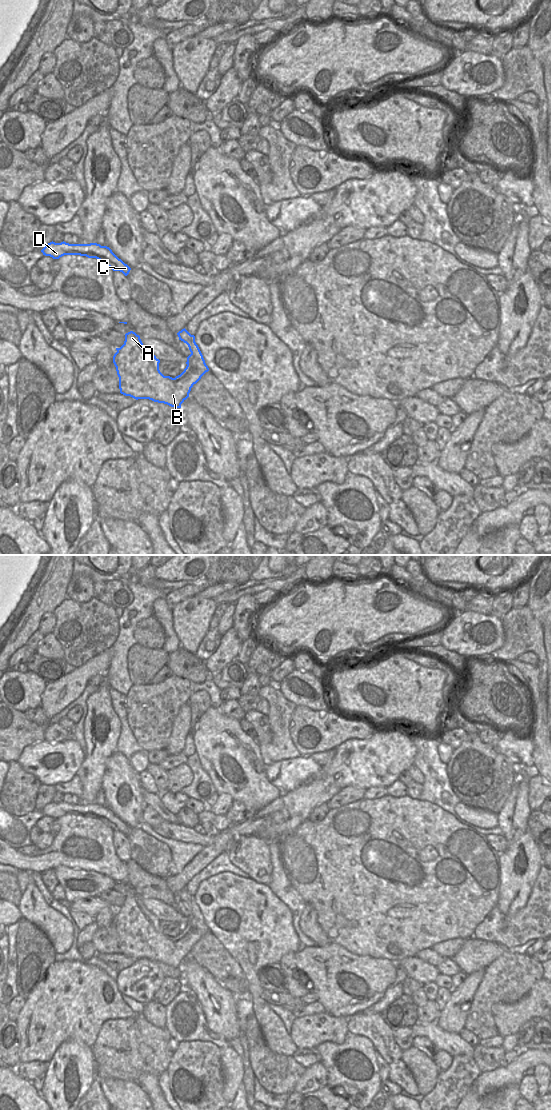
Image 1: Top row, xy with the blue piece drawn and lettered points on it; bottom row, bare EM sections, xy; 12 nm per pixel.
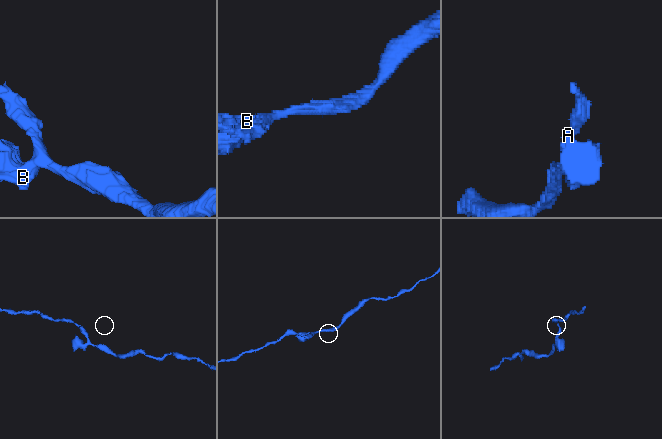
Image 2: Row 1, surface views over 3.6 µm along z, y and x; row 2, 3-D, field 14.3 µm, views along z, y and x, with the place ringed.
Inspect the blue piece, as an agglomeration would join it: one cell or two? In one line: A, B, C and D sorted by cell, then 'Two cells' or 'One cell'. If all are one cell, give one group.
Groups: A B C D. One cell

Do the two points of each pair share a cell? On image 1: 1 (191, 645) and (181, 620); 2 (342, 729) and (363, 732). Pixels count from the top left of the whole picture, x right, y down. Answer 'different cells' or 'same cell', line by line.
1: same cell
2: same cell

